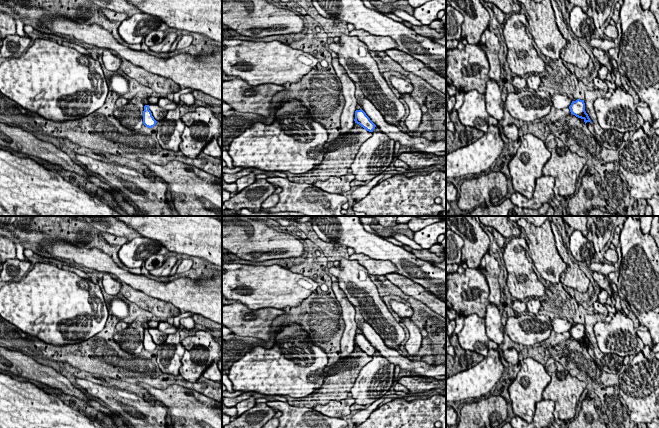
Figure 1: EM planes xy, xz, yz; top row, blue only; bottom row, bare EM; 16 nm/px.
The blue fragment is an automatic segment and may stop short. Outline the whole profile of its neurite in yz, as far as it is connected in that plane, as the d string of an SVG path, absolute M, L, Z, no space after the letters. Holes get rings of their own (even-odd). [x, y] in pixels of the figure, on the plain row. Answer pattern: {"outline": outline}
{"outline": "M577 323L576 325L572 325L571 329L569 330L569 333L571 338L575 339L578 342L583 343L585 348L587 346L591 347L591 344L585 335L584 324Z"}

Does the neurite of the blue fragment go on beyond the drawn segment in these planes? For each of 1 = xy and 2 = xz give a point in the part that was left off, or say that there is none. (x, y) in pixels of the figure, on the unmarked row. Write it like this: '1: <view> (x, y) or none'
1: none
2: none

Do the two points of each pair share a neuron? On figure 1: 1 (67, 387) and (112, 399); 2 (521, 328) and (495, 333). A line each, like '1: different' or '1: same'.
1: different
2: different

